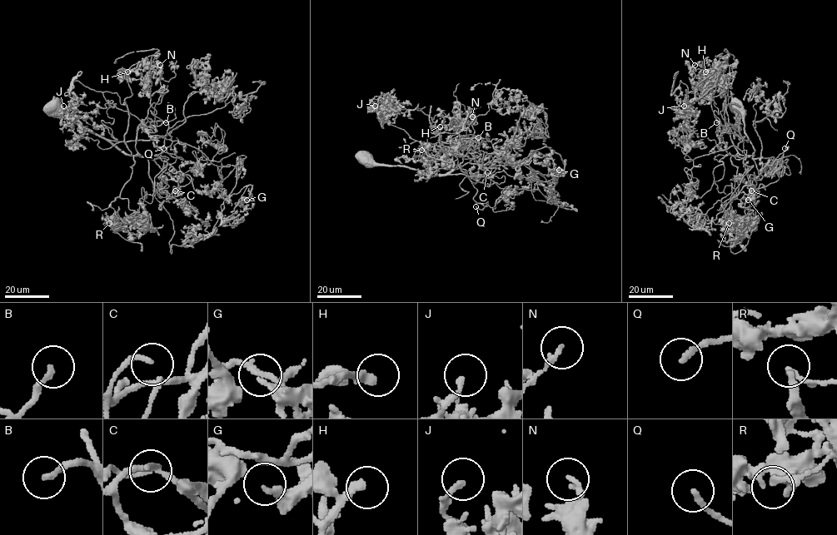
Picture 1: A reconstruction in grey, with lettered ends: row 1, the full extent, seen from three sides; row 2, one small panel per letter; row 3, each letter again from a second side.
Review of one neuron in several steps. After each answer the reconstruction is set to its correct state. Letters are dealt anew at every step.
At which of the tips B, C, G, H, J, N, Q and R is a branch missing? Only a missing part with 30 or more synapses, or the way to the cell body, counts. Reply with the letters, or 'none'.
B, H, Q

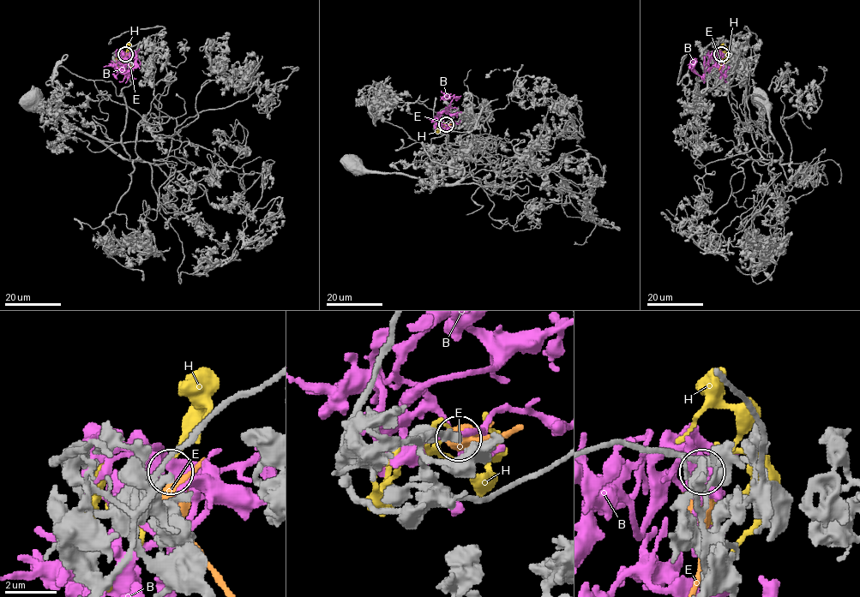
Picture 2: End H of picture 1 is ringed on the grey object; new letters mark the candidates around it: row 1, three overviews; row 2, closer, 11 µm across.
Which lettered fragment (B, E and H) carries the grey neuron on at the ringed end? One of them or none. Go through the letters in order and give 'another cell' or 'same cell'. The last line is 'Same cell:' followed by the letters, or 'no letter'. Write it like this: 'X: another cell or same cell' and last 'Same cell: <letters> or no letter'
B: another cell
E: another cell
H: another cell
Same cell: no letter

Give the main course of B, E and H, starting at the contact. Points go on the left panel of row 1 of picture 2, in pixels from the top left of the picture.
B: (125, 55), (121, 58), (129, 58), (125, 68), (129, 76), (132, 70), (122, 74), (126, 62), (118, 58)
E: (124, 56), (134, 70)
H: (123, 56), (117, 57), (116, 64), (118, 67)

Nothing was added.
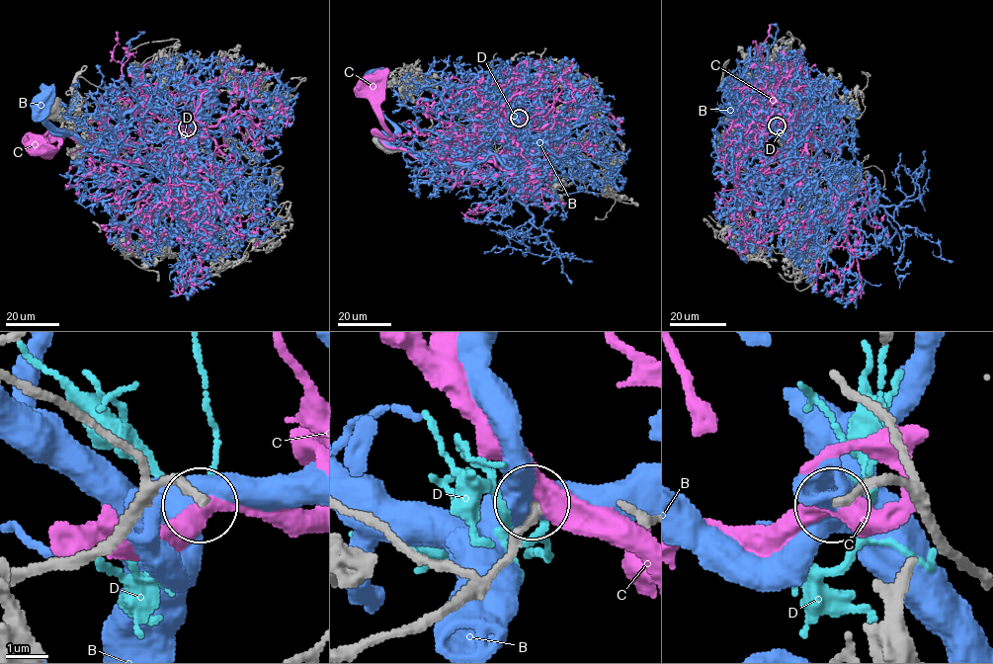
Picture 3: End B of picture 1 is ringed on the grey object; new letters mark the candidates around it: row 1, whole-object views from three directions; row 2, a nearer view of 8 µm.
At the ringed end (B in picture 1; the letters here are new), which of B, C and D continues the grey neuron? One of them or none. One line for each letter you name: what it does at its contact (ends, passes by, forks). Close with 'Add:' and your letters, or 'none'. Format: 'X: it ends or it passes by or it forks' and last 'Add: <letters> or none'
Add: none

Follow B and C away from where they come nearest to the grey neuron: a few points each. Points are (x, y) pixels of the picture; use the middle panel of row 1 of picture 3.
B: (519, 119), (525, 145), (517, 153), (471, 163), (422, 158), (388, 141), (395, 126), (372, 96), (372, 78)
C: (519, 119), (532, 128), (492, 159), (420, 158), (383, 142), (391, 134), (378, 119), (371, 79)

